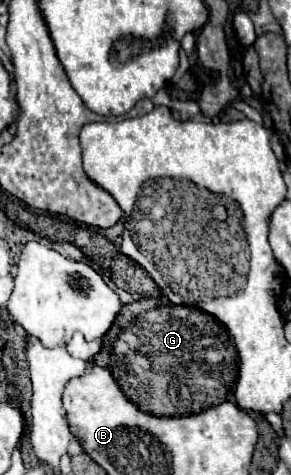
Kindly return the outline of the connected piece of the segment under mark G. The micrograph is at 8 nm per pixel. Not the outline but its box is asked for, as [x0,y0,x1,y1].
[92,298,236,416]

